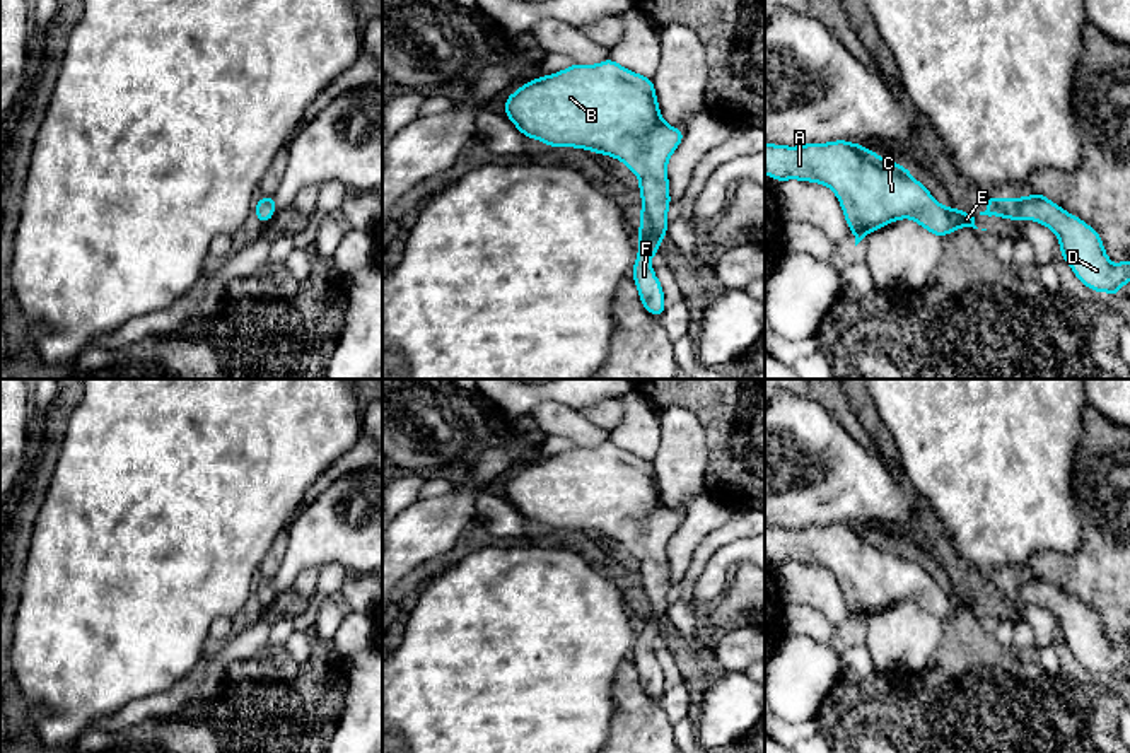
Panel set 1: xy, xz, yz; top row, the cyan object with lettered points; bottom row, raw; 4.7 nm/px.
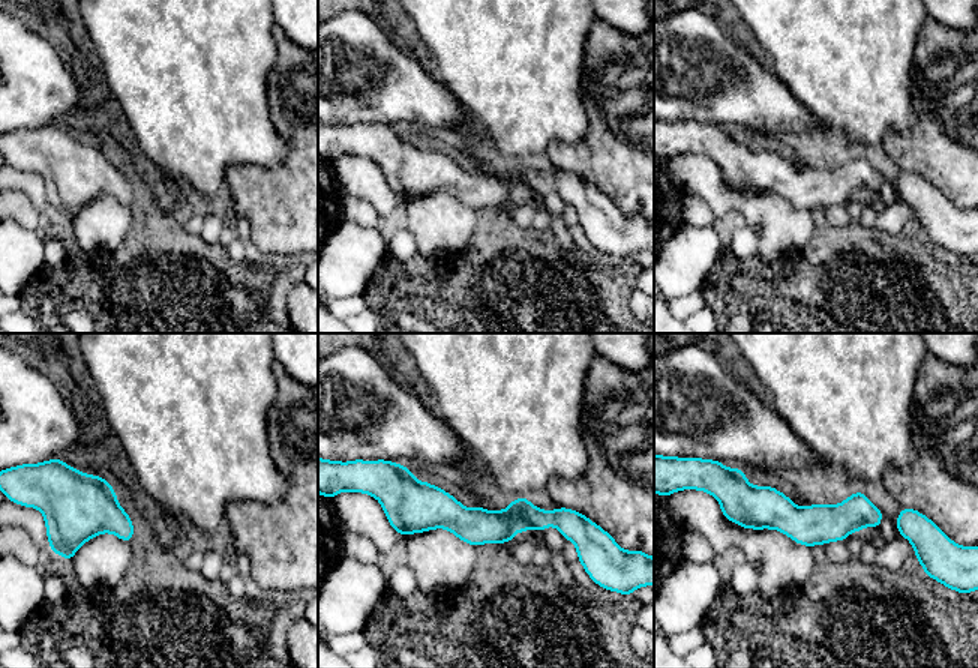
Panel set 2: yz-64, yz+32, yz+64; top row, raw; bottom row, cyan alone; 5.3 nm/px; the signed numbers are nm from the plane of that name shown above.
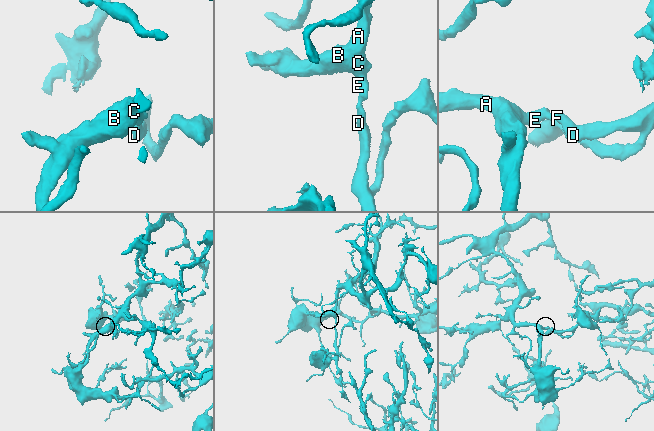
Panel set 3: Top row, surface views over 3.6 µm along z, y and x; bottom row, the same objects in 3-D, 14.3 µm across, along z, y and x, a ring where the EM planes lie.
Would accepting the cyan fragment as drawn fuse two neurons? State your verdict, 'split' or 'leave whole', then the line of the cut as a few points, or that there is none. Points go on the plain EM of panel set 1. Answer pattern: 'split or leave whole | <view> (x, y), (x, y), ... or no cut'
leave whole | no cut

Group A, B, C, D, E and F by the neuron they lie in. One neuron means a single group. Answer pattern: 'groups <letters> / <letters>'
groups A B C D E F

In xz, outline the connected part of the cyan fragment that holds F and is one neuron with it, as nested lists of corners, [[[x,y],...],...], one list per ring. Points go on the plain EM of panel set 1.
[[[611,441],[597,447],[575,446],[521,468],[505,482],[505,499],[524,519],[548,529],[611,538],[640,562],[633,664],[642,688],[661,700],[666,693],[664,673],[650,640],[659,635],[669,608],[667,543],[684,516],[662,502],[654,463]]]

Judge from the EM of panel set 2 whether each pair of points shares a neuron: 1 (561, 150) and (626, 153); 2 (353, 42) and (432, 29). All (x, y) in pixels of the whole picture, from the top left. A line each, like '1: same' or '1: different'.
1: same
2: different

